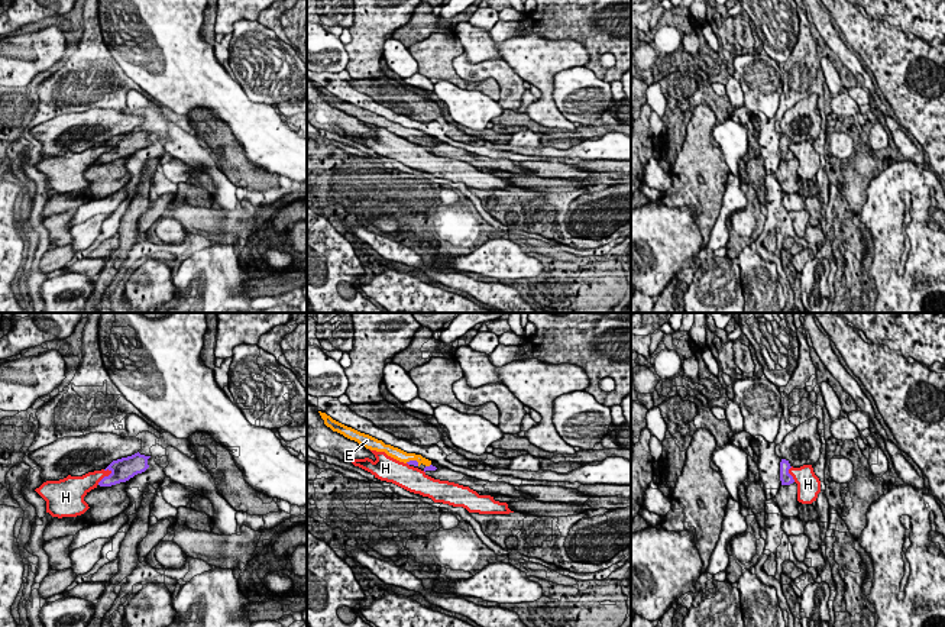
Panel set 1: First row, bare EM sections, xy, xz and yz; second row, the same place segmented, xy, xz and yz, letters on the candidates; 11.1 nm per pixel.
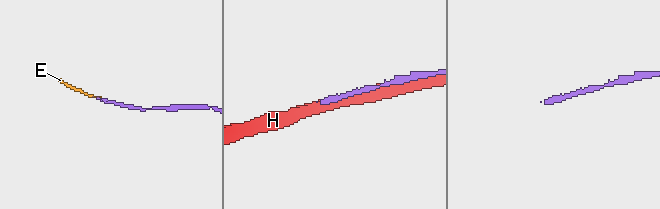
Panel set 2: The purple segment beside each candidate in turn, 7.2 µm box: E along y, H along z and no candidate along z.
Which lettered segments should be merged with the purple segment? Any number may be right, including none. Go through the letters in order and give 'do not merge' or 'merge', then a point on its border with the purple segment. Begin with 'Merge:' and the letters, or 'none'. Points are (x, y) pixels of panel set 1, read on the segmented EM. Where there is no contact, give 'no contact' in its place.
Merge: E
E: merge | xz (413, 461)
H: do not merge | xy (104, 477)

